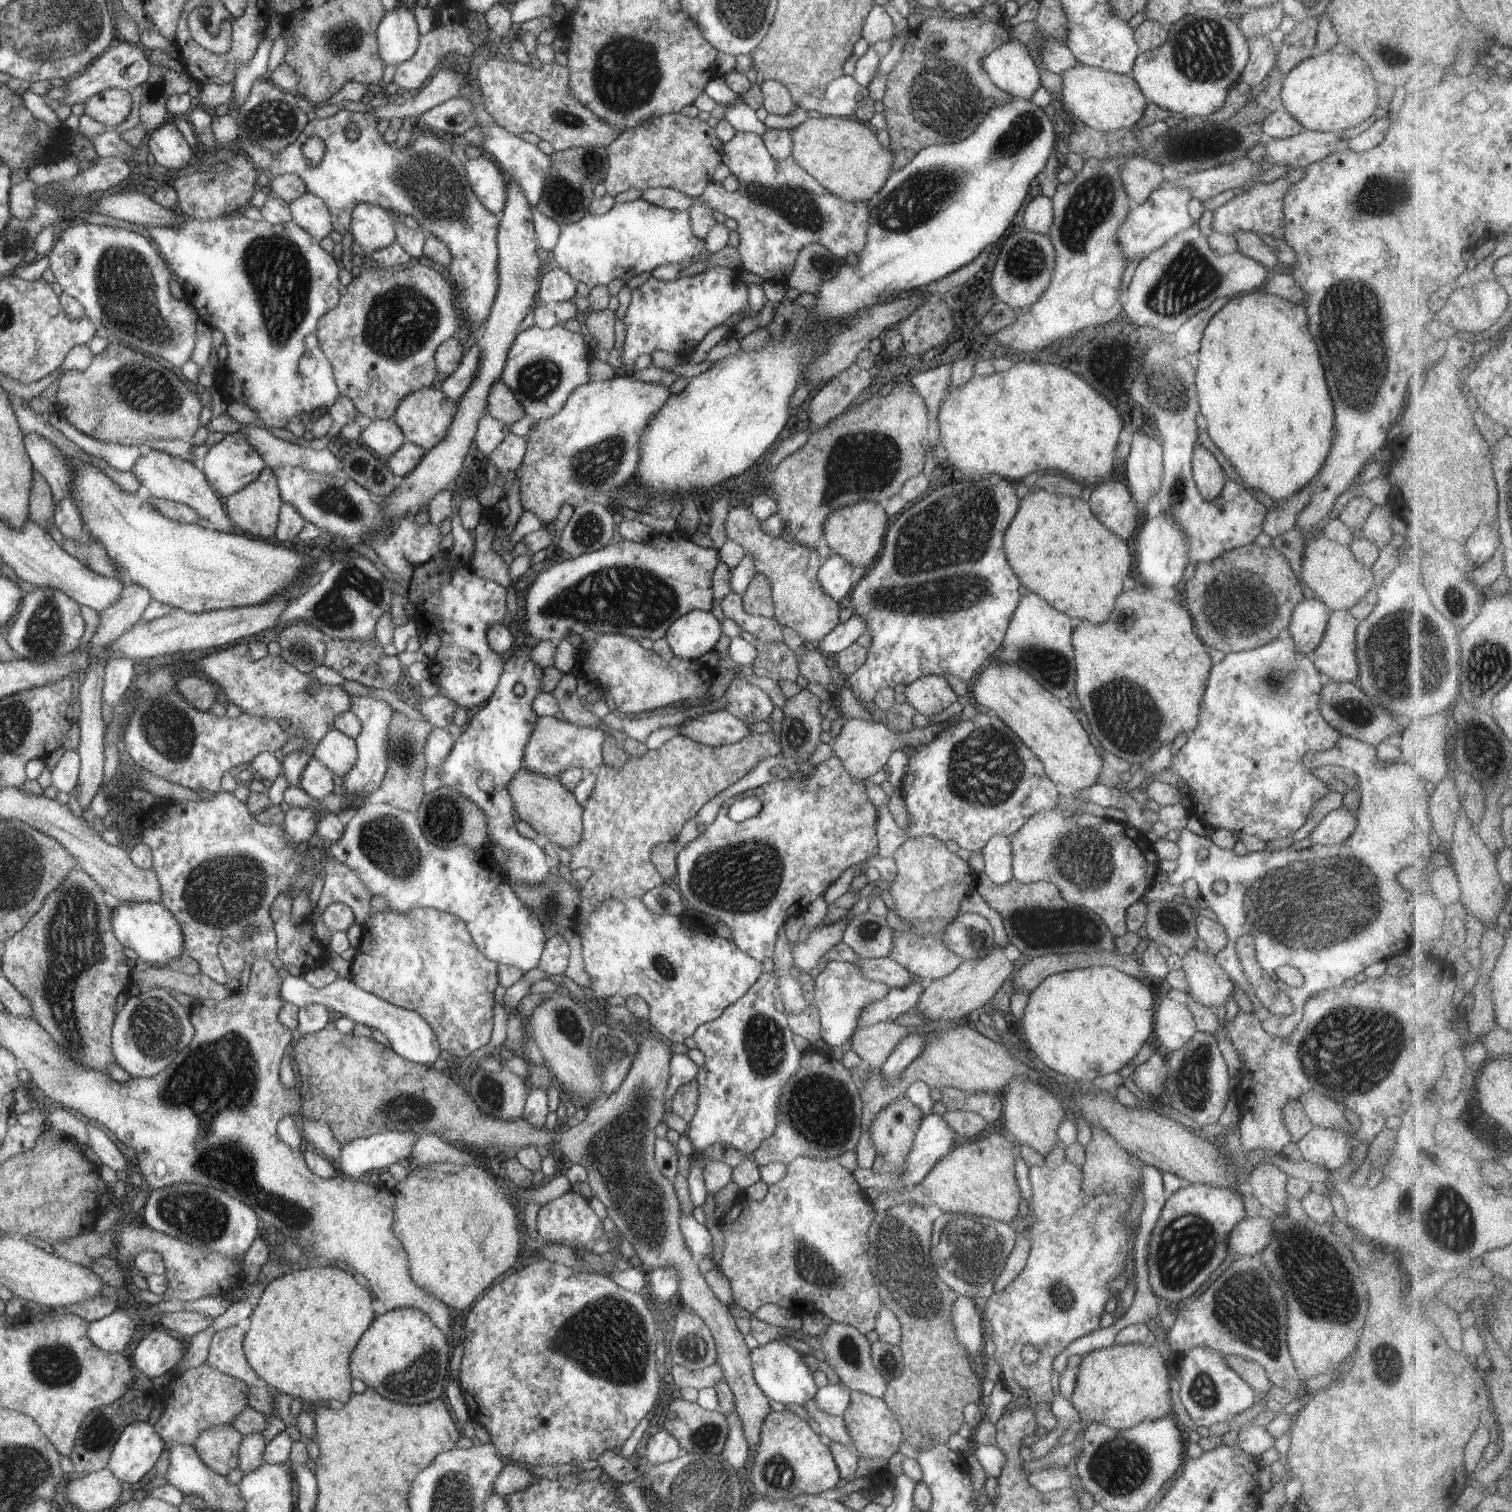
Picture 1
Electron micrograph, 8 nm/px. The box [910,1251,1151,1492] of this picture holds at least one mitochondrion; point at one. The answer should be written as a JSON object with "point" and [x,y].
{"point":[1062,1297]}

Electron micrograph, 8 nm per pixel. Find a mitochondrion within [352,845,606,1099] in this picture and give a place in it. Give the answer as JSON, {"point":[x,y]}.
{"point":[552,904]}

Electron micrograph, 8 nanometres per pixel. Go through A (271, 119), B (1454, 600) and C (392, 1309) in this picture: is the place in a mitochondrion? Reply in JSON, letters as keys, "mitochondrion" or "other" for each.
{"A":"mitochondrion","B":"mitochondrion","C":"other"}

